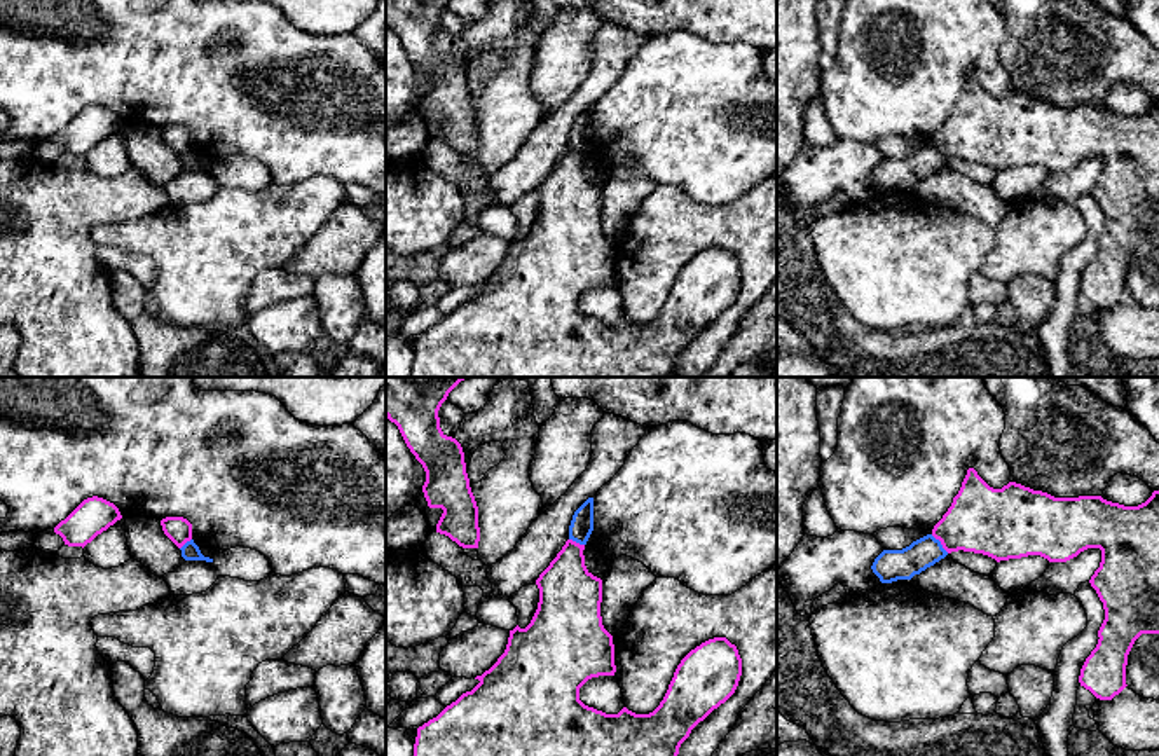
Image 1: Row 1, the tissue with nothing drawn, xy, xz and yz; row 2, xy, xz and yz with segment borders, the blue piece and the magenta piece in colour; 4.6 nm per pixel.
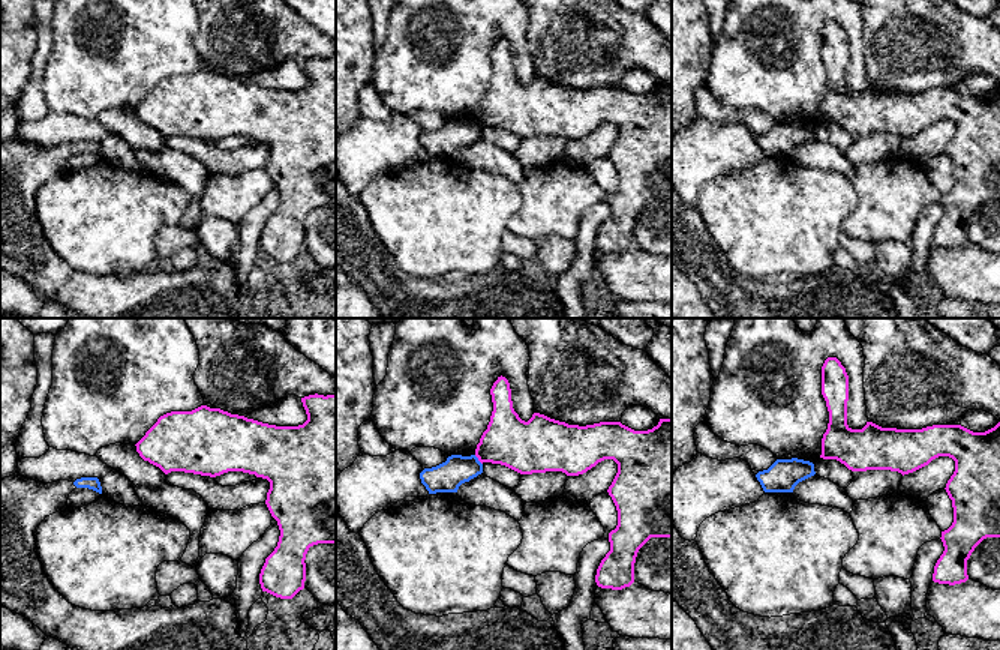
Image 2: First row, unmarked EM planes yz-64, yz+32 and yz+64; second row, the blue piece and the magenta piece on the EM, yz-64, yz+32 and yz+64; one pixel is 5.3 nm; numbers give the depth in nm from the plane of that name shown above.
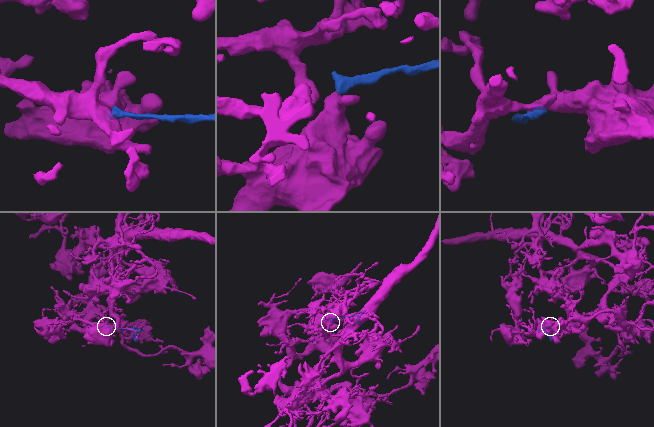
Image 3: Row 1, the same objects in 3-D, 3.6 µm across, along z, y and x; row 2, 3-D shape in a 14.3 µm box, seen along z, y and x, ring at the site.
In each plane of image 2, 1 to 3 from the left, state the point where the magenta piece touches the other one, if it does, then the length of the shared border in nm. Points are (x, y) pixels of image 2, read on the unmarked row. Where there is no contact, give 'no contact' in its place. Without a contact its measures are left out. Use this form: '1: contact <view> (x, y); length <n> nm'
1: no contact
2: contact yz+32 (477, 123); length 70 nm
3: no contact

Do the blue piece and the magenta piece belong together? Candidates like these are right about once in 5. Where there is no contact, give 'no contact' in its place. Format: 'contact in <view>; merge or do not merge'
contact in yz; do not merge

